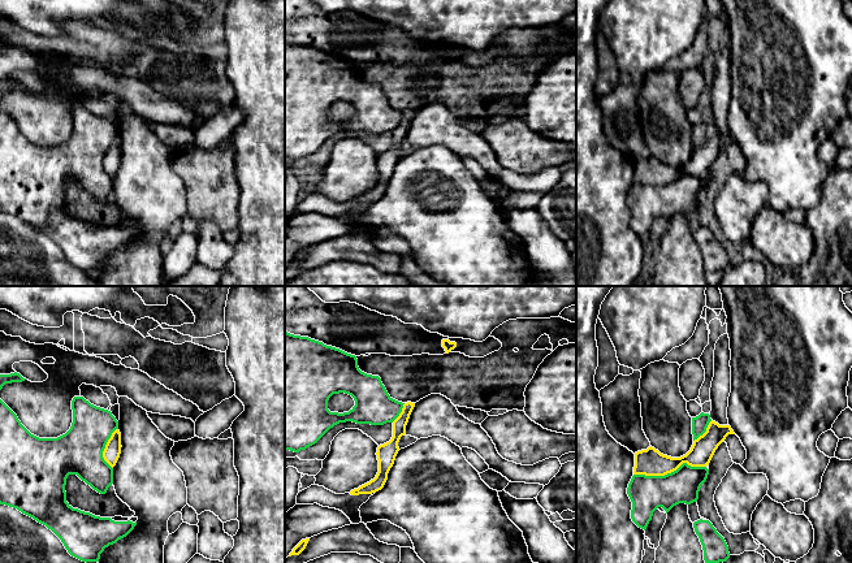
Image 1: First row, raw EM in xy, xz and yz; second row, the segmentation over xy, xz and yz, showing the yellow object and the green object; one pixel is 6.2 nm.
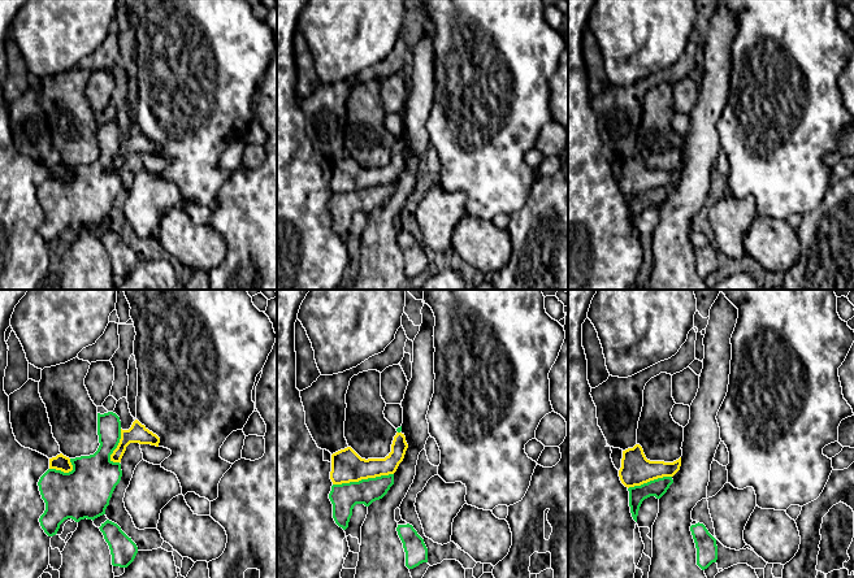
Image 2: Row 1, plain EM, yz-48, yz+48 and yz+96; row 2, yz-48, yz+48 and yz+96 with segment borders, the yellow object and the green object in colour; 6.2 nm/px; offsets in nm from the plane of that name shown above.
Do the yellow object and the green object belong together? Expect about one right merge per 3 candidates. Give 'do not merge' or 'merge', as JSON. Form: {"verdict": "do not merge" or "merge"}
{"verdict": "do not merge"}

